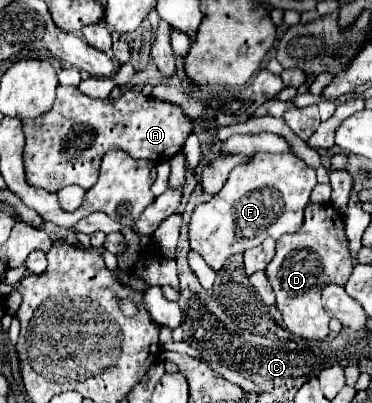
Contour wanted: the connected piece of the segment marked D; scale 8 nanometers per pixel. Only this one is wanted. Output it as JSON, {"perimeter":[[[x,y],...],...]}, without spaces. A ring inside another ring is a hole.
{"perimeter":[[[331,203],[305,205],[301,229],[277,239],[277,255],[265,271],[277,295],[277,309],[281,311],[287,329],[297,337],[323,341],[329,335],[331,317],[321,309],[321,285],[325,285],[325,281],[345,285],[351,271],[353,265],[347,253],[343,215]]]}

